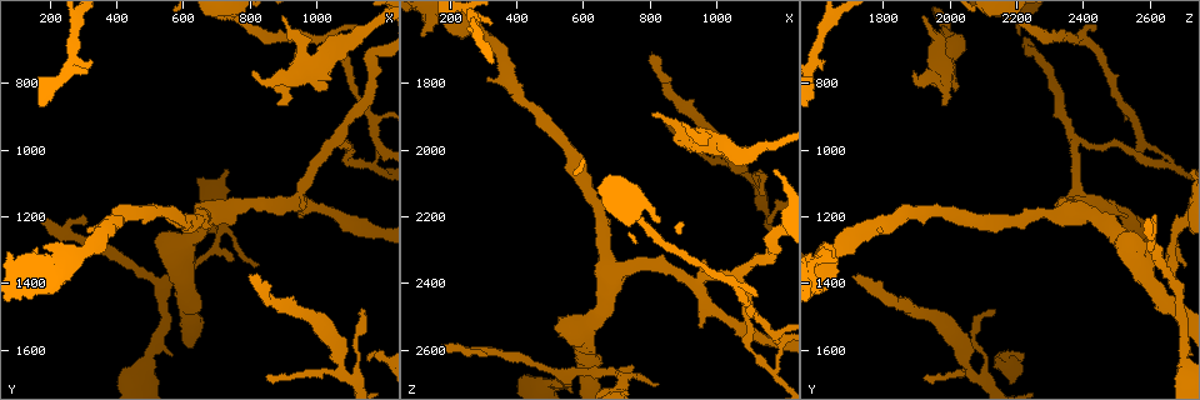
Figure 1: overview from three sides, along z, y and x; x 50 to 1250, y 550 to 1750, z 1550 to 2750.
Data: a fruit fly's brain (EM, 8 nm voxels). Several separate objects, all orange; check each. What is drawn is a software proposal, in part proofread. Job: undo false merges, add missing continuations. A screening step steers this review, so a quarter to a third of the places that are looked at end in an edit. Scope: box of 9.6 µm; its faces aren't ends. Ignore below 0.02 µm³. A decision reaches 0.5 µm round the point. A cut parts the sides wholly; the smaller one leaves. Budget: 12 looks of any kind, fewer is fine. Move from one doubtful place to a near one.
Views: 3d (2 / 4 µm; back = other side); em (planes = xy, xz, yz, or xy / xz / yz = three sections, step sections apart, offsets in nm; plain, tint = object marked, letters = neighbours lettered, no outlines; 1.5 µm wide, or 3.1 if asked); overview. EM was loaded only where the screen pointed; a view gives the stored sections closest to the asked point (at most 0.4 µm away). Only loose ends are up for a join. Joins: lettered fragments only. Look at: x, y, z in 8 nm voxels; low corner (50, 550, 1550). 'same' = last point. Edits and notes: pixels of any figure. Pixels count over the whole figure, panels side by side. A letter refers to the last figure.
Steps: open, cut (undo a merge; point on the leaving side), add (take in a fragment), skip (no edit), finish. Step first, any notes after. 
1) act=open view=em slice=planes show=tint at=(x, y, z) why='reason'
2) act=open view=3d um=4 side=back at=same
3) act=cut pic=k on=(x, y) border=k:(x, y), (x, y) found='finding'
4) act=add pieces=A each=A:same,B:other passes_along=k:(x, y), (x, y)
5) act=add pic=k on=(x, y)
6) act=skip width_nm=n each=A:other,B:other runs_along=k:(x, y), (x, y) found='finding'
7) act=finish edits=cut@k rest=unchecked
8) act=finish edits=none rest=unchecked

act=open view=3d um=2 at=(1140, 640, 1990) why='calibre changes'

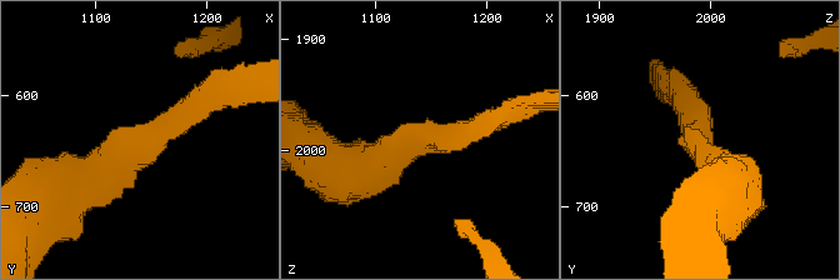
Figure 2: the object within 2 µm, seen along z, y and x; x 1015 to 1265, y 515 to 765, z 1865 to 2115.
act=open view=em slice=planes show=letters at=(1144, 644, 1986) arm_widths_nm=180,400

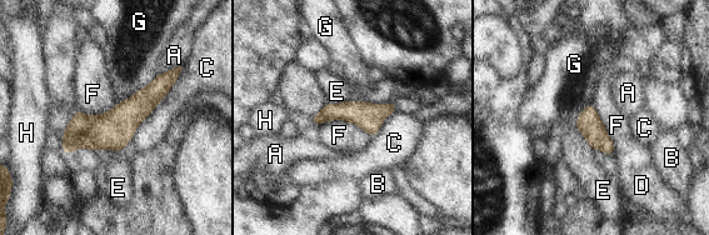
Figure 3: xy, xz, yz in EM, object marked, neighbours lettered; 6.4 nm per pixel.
act=skip longest_contact=C:550nm each=A:other,B:other,C:other,D:other,E:other,F:other,G:other,H:other found='continuous, no second neuron'

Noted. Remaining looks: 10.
act=open view=3d um=4 at=(1000, 830, 2020) why='an open end'

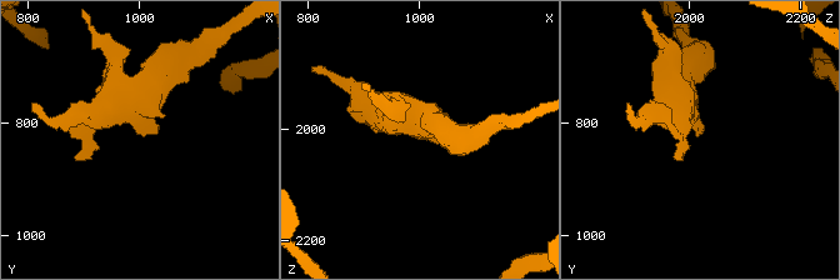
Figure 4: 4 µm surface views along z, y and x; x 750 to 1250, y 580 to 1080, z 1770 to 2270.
act=open view=em slice=xz step=8 show=tint at=(1005, 825, 2015)

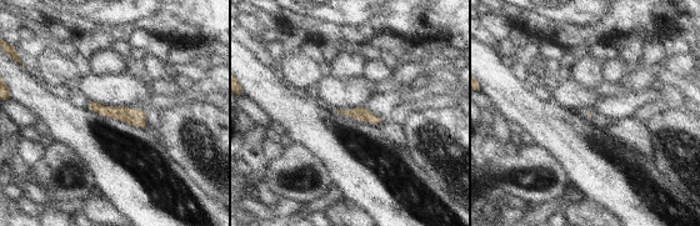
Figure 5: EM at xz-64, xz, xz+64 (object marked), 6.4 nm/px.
act=open view=em slice=planes show=letters at=same

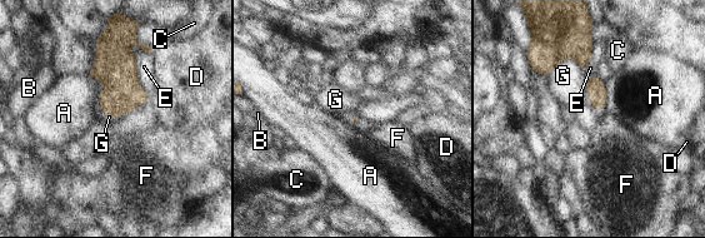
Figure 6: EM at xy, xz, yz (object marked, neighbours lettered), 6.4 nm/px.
act=skip each=A:other,B:other,C:other,D:other,E:other,F:other,G:other border=6:(585, 70), (563, 58), (546, 75) found='none of them fits'

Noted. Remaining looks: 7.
act=open view=em slice=xz step=4 show=tint at=(950, 1200, 2540) why='an open end'

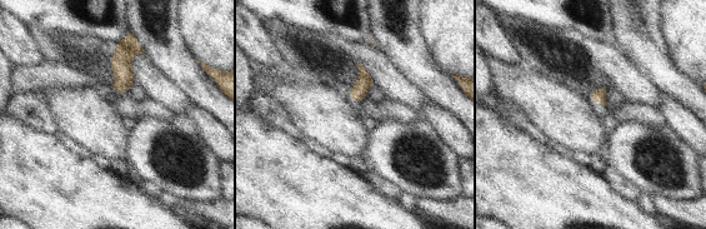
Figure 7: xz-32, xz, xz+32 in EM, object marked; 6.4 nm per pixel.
act=open view=em slice=xz step=4 show=letters at=same why='see the neighbours'

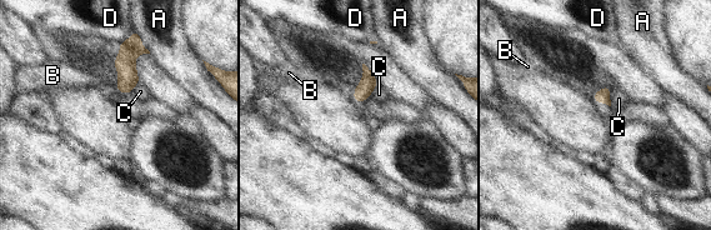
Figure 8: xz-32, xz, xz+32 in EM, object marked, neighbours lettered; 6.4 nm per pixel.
act=skip longest_contact=A:190nm each=A:other,B:other,C:other,D:other found='none of them fits'

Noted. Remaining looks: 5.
act=open view=em slice=planes show=letters at=(1170, 1040, 2670)

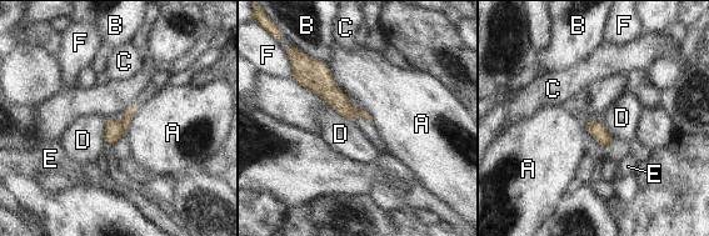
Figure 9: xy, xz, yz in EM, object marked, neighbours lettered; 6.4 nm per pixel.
act=cut pic=9 on=(128, 114) longest_contact=A:220nm each=A:other,B:other,C:other,D:other,E:other,F:other found='a second neuron is stuck on'

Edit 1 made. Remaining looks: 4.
act=open view=overview why='see it whole again'

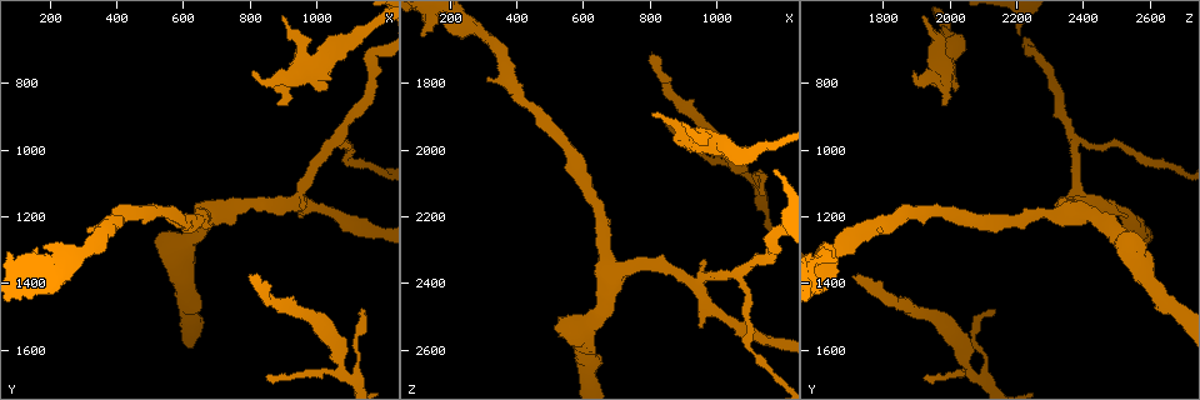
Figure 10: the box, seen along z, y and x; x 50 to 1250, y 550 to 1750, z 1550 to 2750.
act=open view=3d um=4 side=back at=(810, 1380, 1710) why='long arm stops here'

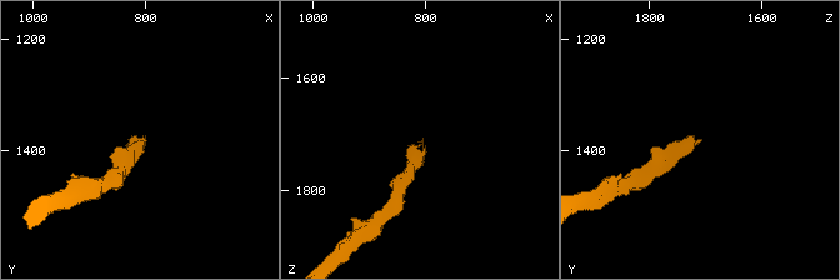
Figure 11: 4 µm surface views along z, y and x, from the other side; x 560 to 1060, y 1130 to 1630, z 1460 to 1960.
act=open view=em slice=planes show=letters at=(805, 1385, 1710) why='need the tissue'

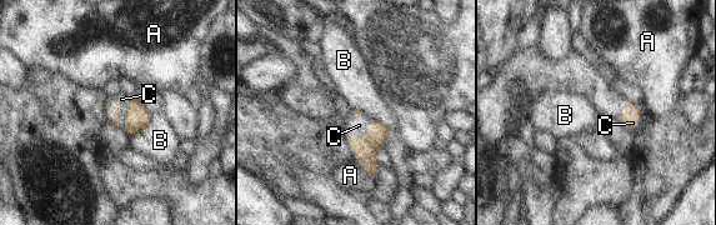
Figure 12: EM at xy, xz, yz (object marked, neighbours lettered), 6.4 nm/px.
act=add pieces=C each=A:other,B:other,C:same passes_along=12:(115, 118), (118, 113), (121, 99) found='the neuron continues'

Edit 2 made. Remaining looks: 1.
act=finish edits=cut@9,add@12 rest=unchecked

